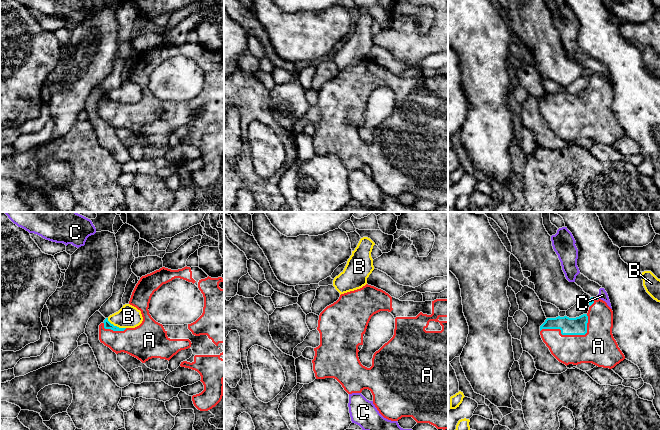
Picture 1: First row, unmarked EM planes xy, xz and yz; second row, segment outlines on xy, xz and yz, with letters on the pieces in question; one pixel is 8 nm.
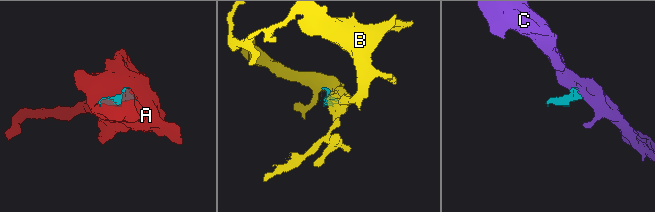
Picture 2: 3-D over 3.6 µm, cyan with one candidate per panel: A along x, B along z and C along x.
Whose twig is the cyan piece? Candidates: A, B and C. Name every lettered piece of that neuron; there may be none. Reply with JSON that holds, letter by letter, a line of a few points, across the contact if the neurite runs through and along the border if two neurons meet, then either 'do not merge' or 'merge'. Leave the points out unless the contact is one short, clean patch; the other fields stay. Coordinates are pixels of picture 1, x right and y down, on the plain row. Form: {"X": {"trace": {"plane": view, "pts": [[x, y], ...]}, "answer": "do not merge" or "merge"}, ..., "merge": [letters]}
{"A": {"answer": "merge"}, "B": {"answer": "do not merge"}, "C": {"trace": {"plane": "yz", "pts": [[596, 72], [599, 74]]}, "answer": "do not merge"}, "merge": ["A"]}

